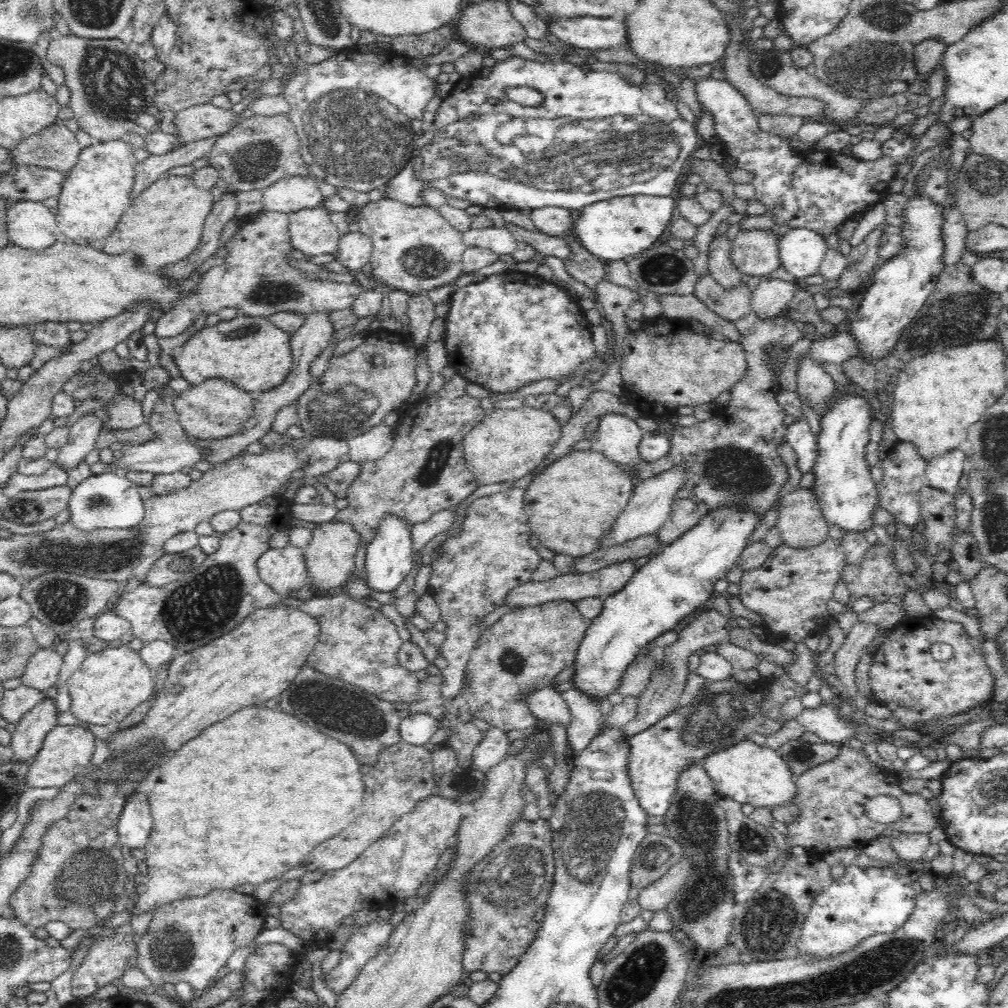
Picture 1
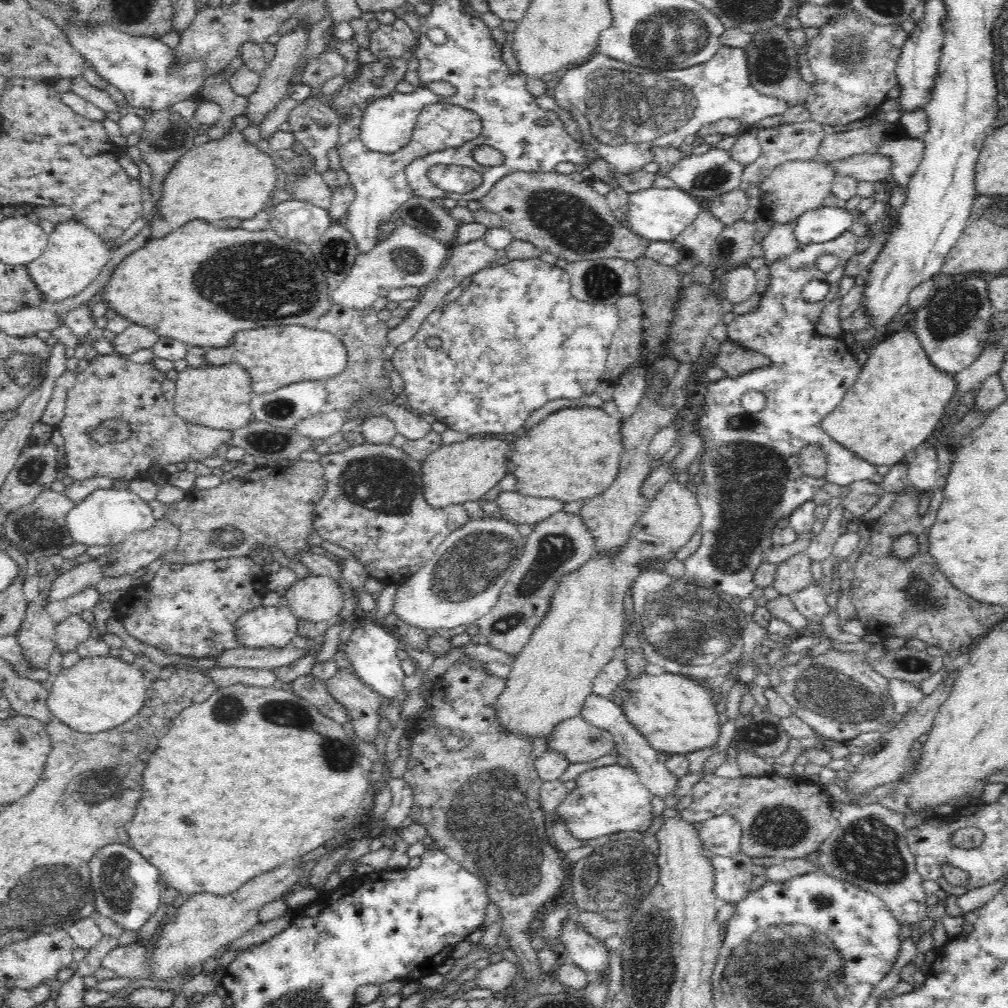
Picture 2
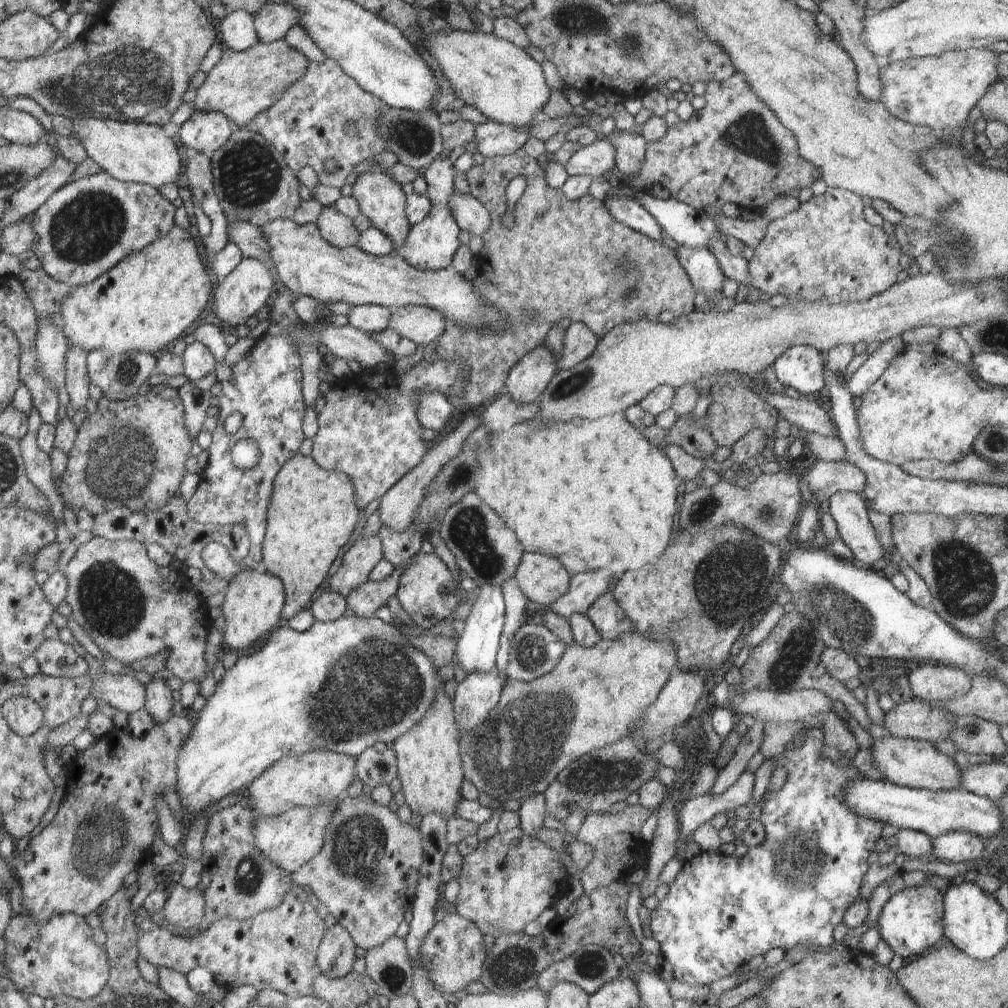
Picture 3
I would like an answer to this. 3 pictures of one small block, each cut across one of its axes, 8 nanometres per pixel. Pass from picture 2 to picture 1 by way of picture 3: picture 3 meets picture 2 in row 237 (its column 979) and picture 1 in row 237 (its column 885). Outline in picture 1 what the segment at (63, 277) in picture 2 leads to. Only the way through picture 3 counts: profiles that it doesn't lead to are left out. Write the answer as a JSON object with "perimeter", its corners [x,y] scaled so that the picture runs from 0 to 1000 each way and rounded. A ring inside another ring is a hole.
{"perimeter":[[[111,138],[105,141],[97,141],[80,149],[77,161],[71,169],[68,169],[63,178],[62,188],[58,196],[58,204],[54,209],[57,224],[61,229],[61,235],[68,240],[94,240],[99,236],[105,236],[113,230],[117,219],[128,206],[129,193],[134,180],[134,167],[137,161],[133,156],[134,145],[128,140]]]}

